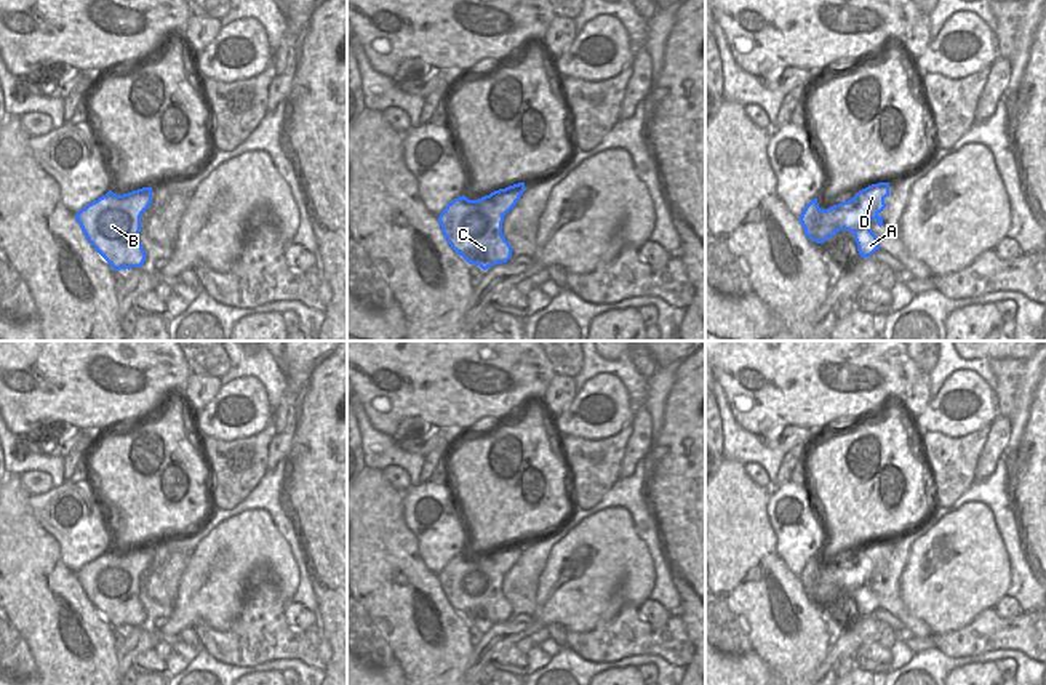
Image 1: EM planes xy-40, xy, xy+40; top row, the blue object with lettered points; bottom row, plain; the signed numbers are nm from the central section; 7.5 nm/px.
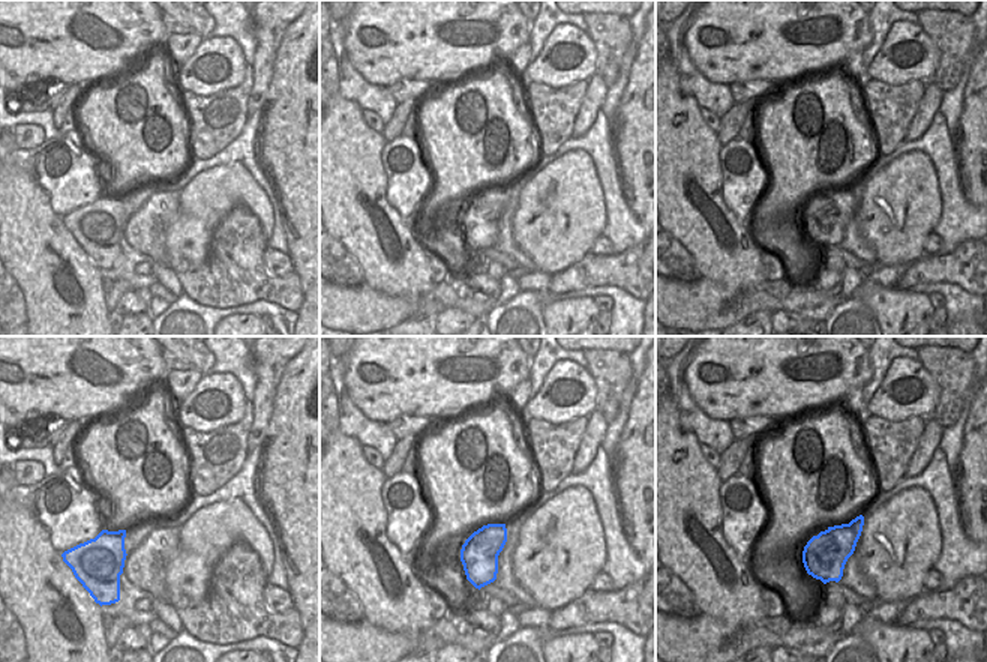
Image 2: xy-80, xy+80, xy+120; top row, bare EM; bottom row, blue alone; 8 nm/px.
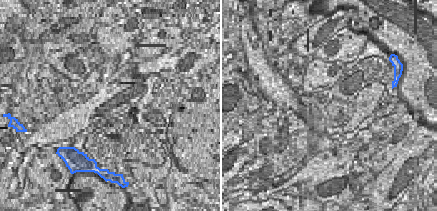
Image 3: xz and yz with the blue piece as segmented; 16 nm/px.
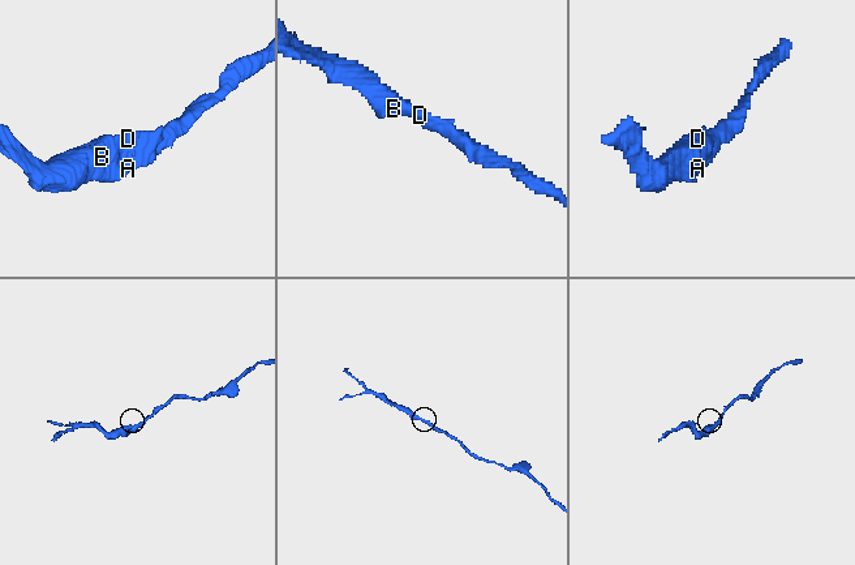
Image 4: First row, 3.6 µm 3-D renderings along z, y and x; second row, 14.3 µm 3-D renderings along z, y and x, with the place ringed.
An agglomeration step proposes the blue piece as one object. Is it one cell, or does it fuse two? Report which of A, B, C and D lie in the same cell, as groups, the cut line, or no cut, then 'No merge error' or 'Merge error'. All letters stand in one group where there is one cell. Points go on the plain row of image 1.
Groups: A B C D. No split. No merge error

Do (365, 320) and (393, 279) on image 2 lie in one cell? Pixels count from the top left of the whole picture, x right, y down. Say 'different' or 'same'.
different

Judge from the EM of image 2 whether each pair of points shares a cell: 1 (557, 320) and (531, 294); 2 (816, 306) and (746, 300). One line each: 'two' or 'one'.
1: two
2: one

